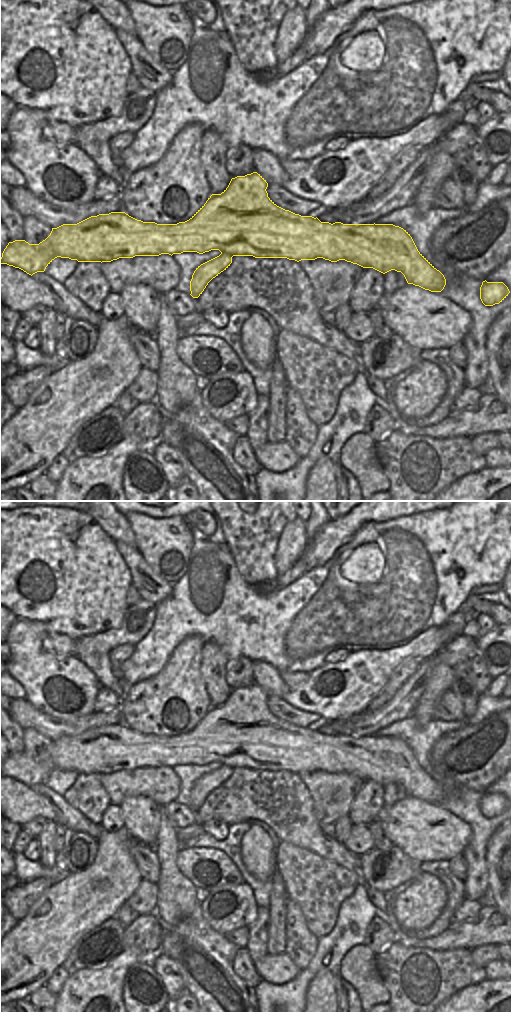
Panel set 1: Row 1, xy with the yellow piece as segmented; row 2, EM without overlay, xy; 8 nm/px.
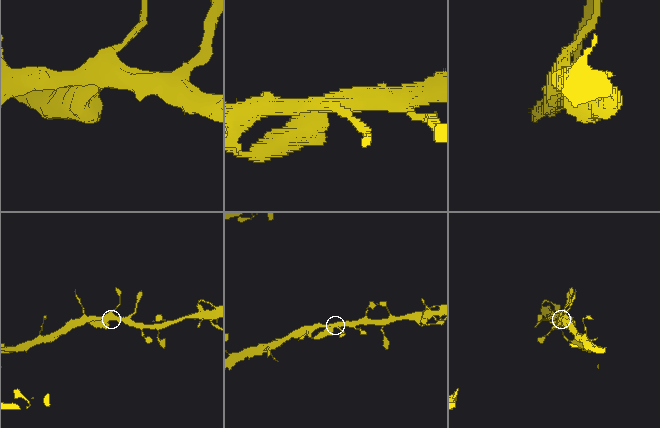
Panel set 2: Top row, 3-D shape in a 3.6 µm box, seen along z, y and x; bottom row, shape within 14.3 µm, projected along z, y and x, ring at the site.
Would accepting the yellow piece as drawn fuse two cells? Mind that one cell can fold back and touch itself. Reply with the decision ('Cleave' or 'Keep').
Keep.

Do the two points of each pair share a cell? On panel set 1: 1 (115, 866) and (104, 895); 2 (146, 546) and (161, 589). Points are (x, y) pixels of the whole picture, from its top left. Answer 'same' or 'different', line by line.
1: same
2: different

